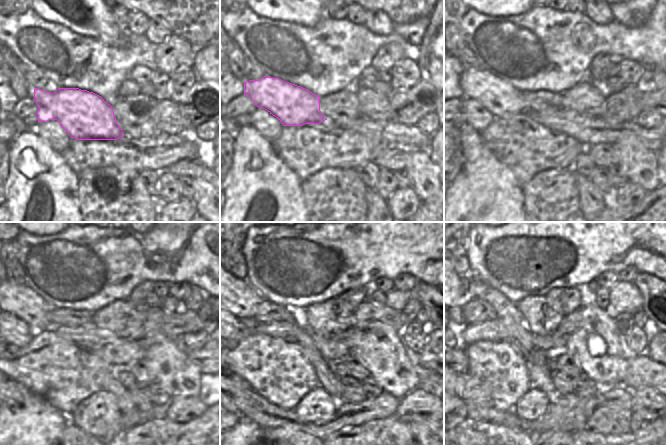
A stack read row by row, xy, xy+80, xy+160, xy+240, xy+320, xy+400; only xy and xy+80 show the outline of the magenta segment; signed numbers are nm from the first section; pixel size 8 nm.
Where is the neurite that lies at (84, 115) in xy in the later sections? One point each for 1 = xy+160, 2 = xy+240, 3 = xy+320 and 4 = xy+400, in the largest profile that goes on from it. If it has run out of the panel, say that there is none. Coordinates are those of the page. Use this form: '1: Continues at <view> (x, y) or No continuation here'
1: Continues at xy+160 (501, 99)
2: Continues at xy+240 (20, 300)
3: Continues at xy+320 (240, 299)
4: Continues at xy+400 (464, 297).

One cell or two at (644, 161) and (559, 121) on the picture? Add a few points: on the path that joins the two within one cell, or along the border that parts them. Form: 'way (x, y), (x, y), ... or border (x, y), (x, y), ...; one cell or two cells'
border (637, 138), (627, 136), (612, 144); two cells

